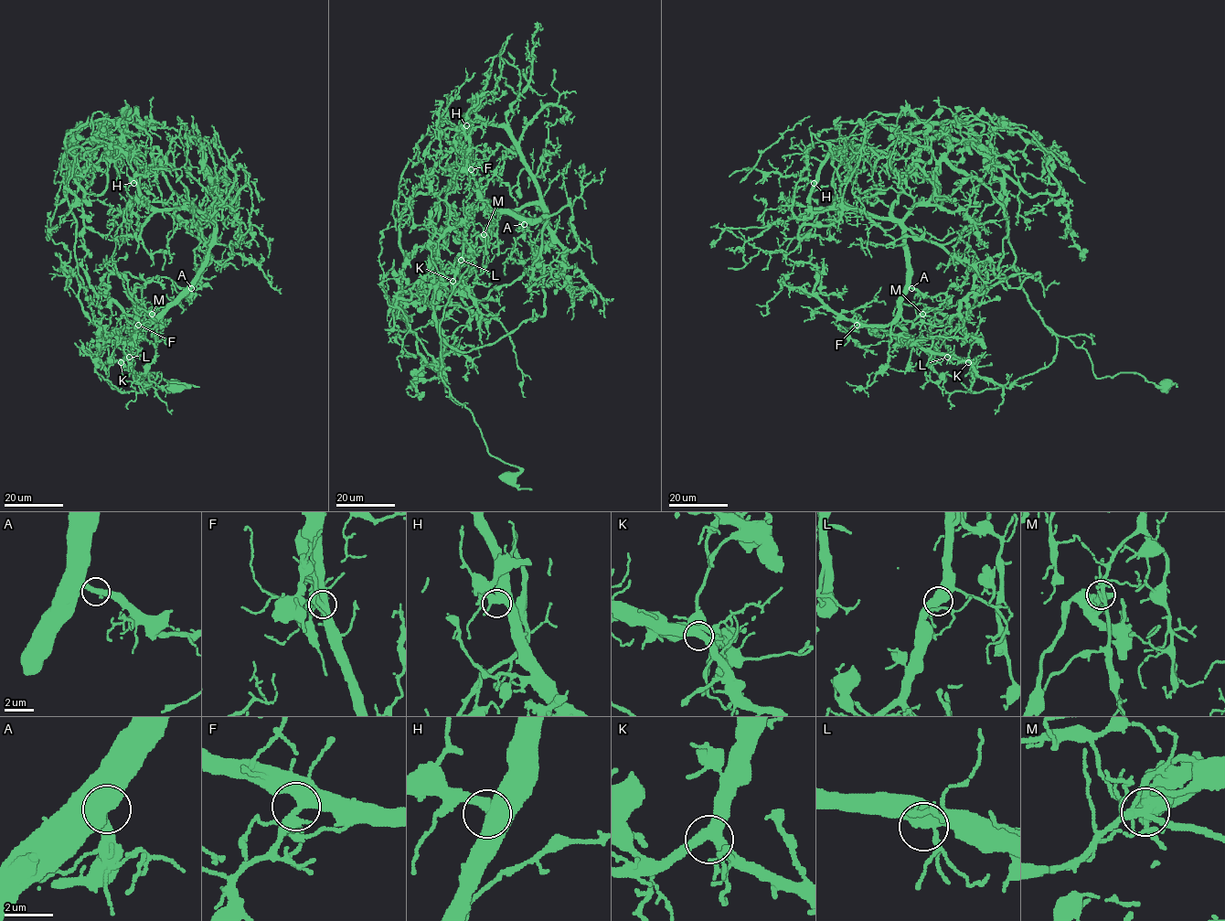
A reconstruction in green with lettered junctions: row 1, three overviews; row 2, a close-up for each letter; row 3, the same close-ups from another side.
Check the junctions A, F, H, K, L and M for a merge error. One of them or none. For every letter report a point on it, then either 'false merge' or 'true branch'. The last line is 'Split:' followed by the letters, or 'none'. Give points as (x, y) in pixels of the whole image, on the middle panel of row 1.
A: at (524, 224); true branch
F: at (471, 169); true branch
H: at (466, 125); true branch
K: at (452, 281); true branch
L: at (461, 260); true branch
M: at (484, 234); false merge
Split: M

